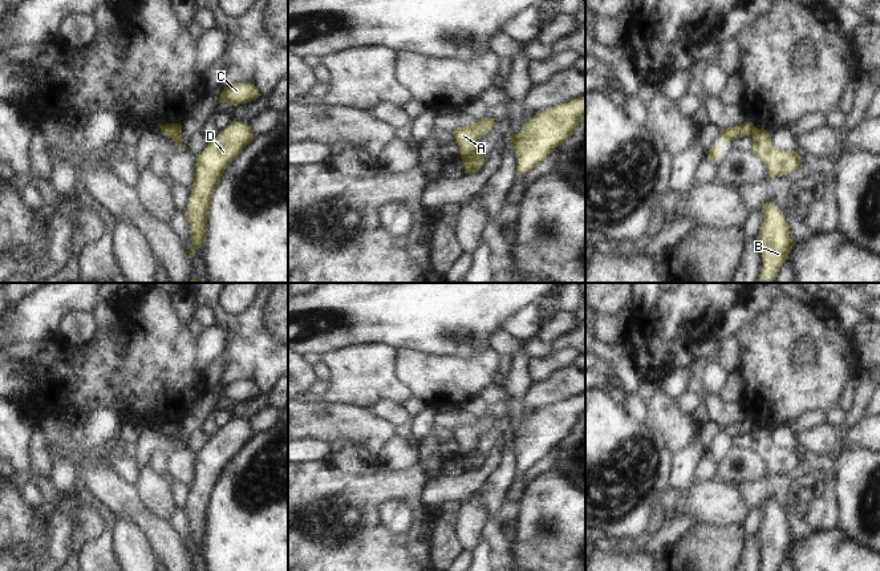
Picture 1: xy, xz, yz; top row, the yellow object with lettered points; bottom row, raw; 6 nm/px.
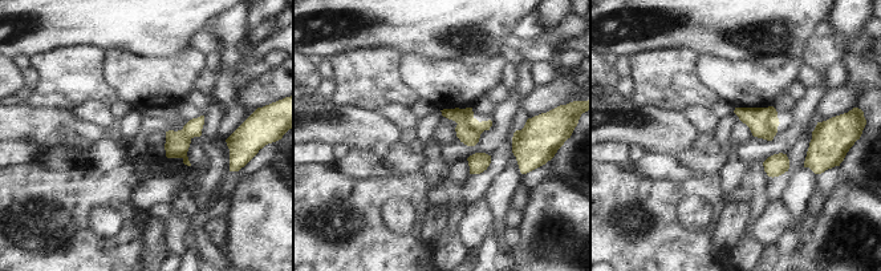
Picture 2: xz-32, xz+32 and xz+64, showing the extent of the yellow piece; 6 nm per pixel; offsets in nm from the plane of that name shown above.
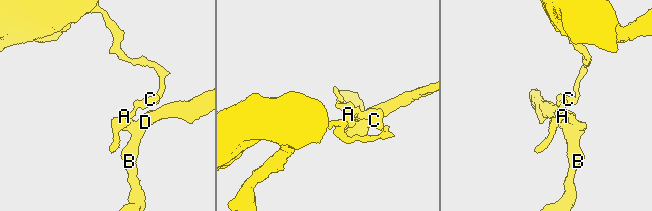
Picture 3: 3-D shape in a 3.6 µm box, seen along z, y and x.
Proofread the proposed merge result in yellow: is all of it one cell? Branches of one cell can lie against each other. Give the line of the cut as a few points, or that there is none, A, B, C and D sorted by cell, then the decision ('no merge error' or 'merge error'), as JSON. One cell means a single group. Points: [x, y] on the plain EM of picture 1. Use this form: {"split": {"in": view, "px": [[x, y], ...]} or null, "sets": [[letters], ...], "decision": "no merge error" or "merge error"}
{"split": {"in": "xz", "px": [[477, 449], [462, 457]]}, "sets": [["A", "C"], ["B", "D"]], "decision": "merge error"}

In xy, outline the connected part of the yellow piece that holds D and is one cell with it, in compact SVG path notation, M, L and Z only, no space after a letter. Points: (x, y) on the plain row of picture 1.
M232 418L196 453L196 473L191 486L192 491L188 505L184 507L194 543L194 548L188 551L191 556L195 554L195 548L204 543L207 513L224 467L255 436L248 420Z

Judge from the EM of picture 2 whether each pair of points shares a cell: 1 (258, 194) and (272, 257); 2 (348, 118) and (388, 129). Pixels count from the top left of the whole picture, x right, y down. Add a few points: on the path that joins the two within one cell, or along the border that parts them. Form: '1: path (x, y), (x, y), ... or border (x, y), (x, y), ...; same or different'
1: path (266, 210), (272, 225), (272, 241); same
2: path (357, 128), (378, 129); same

